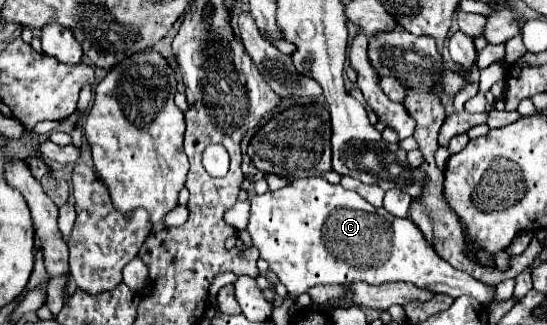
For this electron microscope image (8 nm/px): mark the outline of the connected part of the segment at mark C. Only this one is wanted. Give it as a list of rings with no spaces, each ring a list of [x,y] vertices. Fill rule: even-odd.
[[[321,176],[293,180],[275,192],[255,196],[247,230],[261,258],[267,260],[293,298],[317,284],[411,282],[417,288],[453,298],[469,294],[485,306],[497,302],[495,288],[441,260],[409,218],[391,216],[383,206],[375,208],[357,192],[349,192]]]

